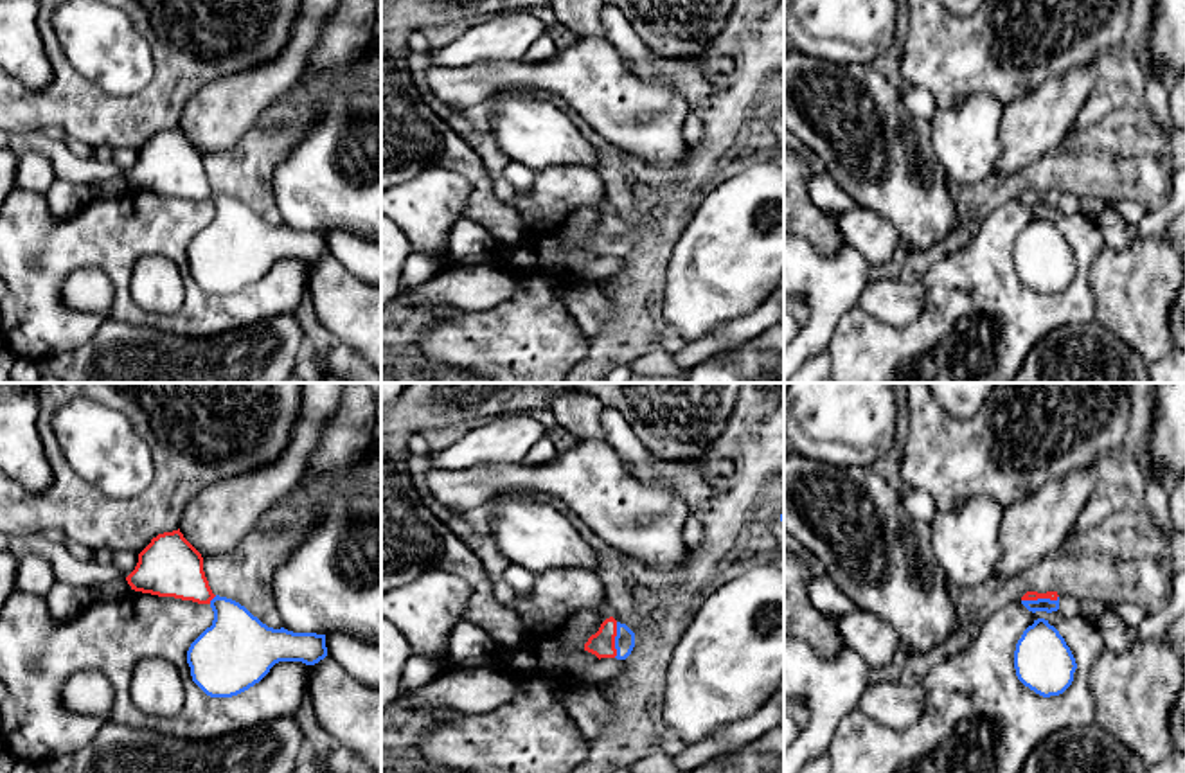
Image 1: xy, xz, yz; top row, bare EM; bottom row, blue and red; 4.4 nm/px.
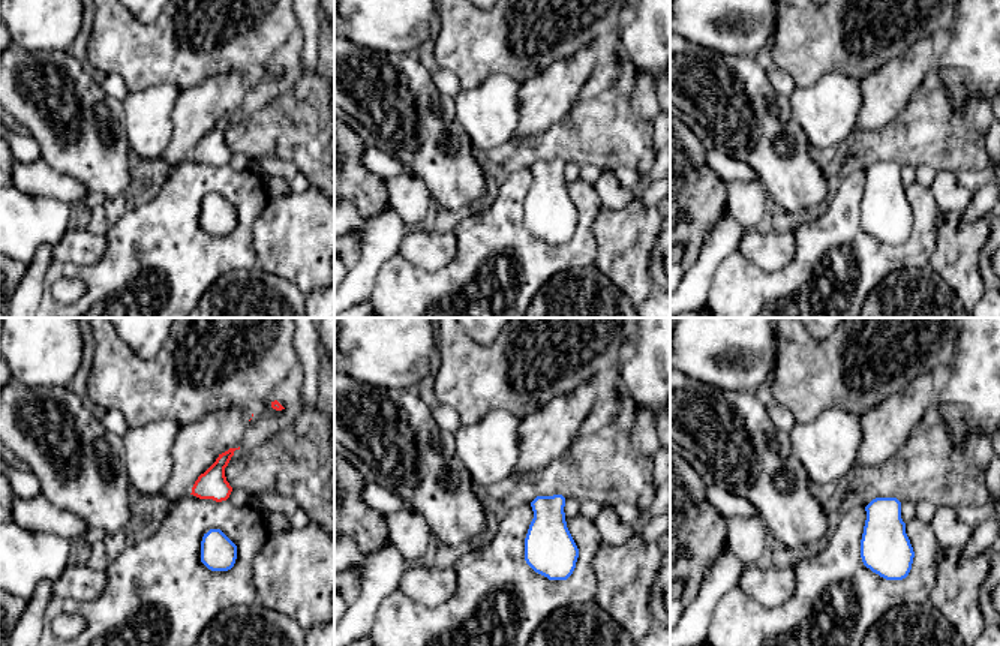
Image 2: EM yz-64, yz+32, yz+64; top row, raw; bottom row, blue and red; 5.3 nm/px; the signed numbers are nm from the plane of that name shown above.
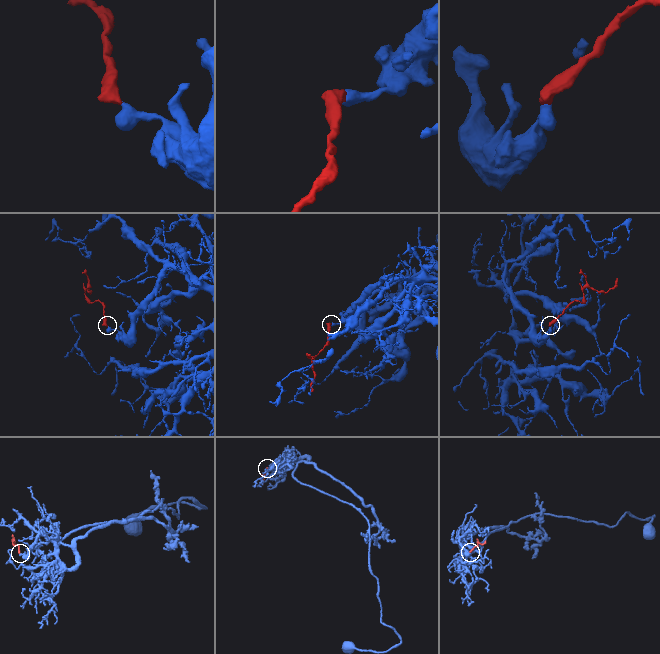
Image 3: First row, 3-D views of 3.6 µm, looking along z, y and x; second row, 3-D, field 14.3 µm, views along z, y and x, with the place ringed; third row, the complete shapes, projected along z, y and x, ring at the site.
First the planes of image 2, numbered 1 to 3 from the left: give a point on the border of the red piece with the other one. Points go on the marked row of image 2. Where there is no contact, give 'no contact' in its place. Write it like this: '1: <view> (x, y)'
1: no contact
2: no contact
3: no contact

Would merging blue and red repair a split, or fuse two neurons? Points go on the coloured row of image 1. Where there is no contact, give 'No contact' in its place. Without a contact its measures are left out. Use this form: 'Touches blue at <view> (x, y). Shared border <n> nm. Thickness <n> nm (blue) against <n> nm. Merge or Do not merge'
Touches blue at yz (1040, 599). Shared border 170 nm. Thickness 60 nm (blue) against 50 nm. Merge

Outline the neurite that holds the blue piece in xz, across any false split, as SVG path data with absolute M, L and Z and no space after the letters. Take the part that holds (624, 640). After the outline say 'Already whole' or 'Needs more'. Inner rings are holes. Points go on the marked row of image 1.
M613 617L606 618L599 631L588 638L584 651L601 658L626 660L635 647L635 633L617 622Z. Needs more

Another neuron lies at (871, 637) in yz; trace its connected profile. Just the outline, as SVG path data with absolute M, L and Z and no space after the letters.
M867 611L831 617L843 644L854 649L872 672L897 660L901 640L887 620Z

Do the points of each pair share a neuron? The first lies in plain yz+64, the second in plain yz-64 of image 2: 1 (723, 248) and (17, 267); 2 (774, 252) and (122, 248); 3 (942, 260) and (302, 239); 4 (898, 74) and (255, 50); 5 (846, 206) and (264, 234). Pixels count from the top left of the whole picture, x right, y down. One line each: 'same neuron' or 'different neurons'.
1: different neurons
2: different neurons
3: same neuron
4: different neurons
5: different neurons

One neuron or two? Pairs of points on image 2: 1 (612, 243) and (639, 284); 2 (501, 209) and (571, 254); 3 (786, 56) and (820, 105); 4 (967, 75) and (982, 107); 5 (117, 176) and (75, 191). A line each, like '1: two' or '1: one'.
1: one
2: one
3: two
4: two
5: two

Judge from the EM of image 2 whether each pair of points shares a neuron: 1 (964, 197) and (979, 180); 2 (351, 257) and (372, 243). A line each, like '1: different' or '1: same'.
1: different
2: different

